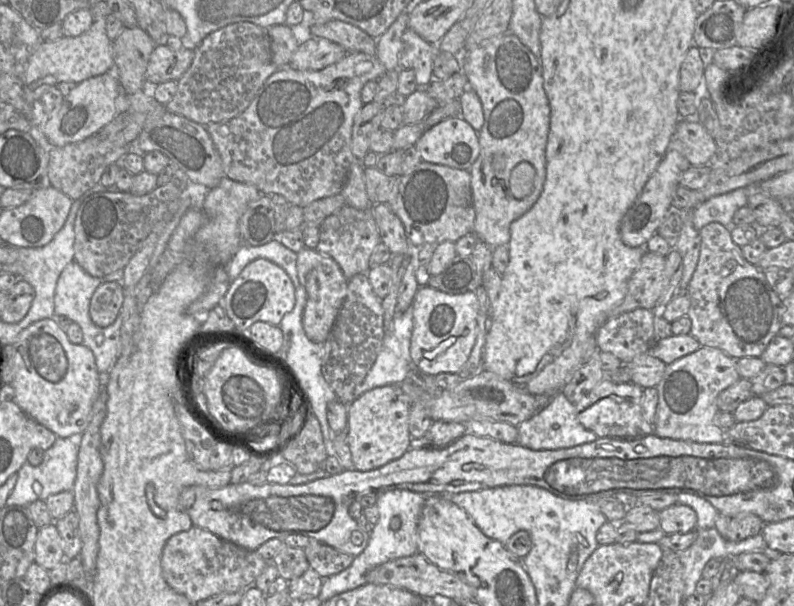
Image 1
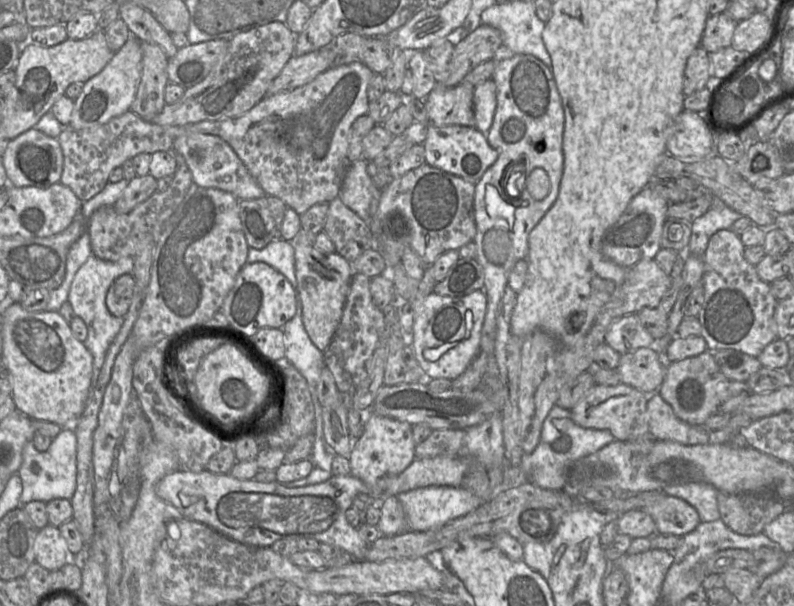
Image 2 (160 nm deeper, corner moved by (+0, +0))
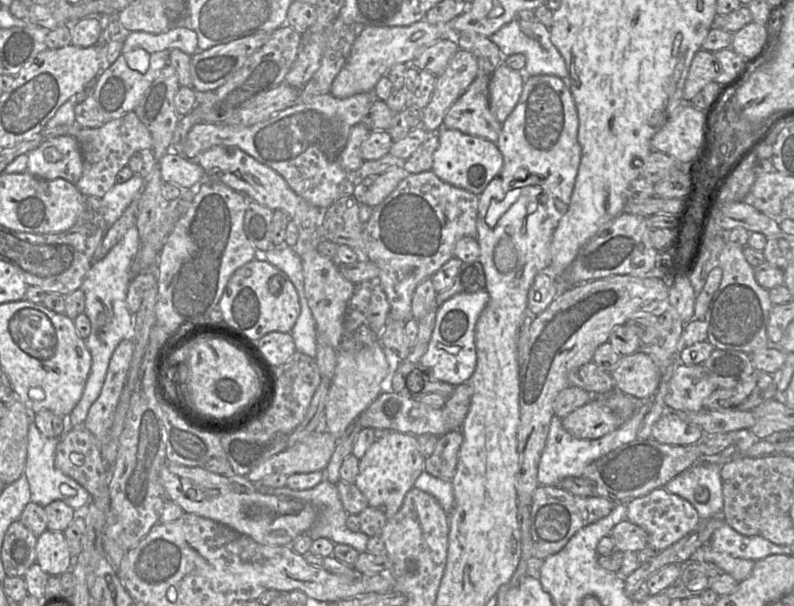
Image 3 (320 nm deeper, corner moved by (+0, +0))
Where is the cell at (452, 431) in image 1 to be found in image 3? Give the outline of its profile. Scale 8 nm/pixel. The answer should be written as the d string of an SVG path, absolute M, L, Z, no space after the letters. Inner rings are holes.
M461 429L450 430L438 437L433 453L424 459L424 470L442 480L452 481L462 442Z

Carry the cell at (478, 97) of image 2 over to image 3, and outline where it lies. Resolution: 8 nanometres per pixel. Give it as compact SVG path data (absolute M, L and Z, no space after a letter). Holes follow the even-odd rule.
M501 63L489 82L489 106L495 118L504 123L521 96L525 74Z

